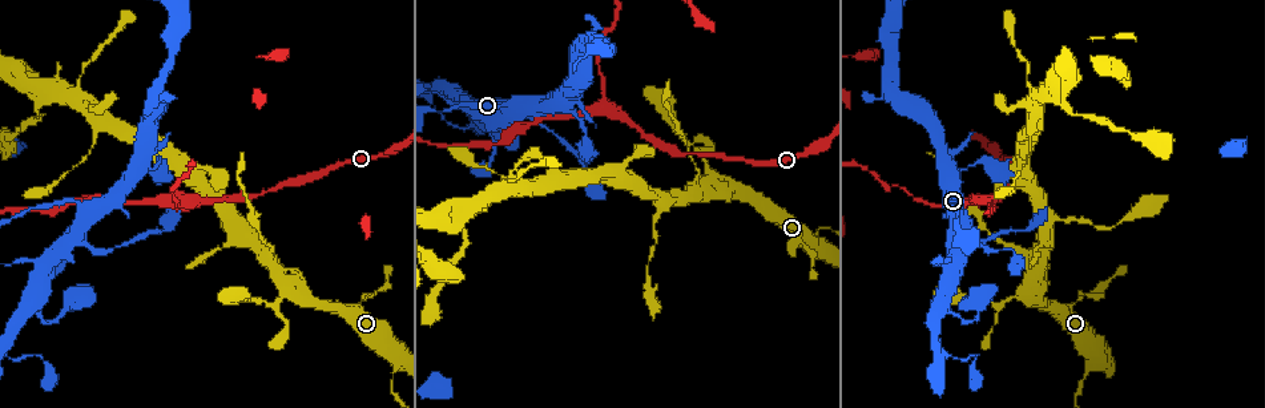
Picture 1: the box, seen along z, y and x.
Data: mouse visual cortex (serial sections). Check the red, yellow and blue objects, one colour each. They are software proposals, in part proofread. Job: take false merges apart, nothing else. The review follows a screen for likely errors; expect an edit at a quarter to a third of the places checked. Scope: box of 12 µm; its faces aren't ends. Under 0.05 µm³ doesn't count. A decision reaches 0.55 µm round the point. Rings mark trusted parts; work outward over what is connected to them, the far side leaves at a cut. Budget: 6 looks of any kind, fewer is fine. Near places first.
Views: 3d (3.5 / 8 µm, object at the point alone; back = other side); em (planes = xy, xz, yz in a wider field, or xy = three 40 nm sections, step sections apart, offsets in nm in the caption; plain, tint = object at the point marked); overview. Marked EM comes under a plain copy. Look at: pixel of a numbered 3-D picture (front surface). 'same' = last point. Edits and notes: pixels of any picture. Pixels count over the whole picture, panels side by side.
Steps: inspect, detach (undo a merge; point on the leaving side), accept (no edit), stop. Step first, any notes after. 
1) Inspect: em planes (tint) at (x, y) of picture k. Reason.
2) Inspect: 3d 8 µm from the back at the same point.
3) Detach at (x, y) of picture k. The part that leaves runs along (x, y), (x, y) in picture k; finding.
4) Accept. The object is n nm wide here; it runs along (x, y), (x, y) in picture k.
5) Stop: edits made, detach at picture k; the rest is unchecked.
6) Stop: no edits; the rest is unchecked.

Inspect: 3d 8 µm at (1004, 304) of picture 1. Abrupt turn.

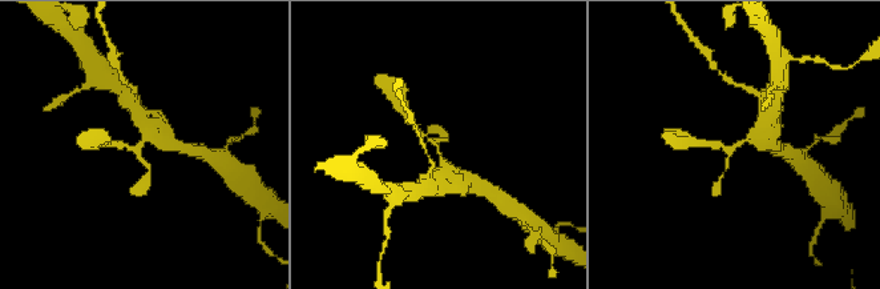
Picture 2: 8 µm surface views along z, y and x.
Inspect: 3d 3.5 µm at (139, 148) of picture 2.

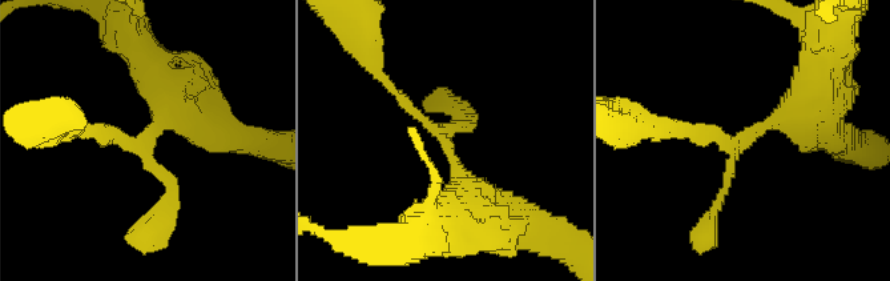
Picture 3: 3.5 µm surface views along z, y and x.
Inspect: em xy step 5 (tint) at (745, 135) of picture 3. Shape alone is not enough.

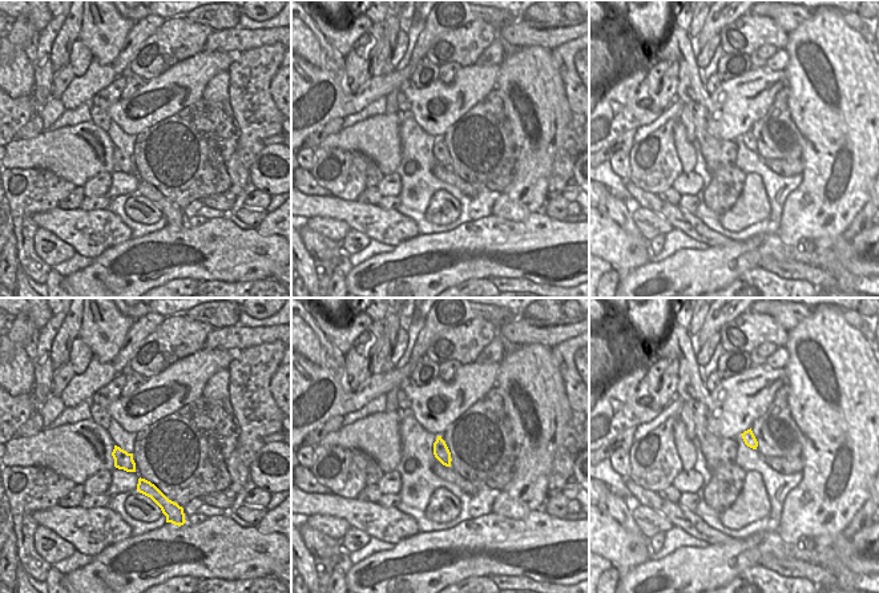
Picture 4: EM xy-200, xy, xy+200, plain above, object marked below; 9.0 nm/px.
Accept. The arms are 100, 150, 450 nm wide; it runs along (480, 220), (443, 139), (386, 80) in picture 3; continuous, no second cell.

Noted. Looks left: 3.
Inspect: 3d 3.5 µm at (660, 198) of picture 1. Two arms in line, one across.

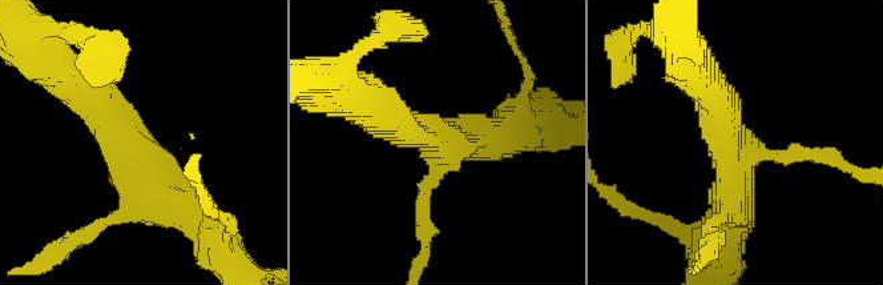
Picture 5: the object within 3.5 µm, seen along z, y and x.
Inspect: em xy step 5 (tint) at (735, 162) of picture 5. Need the tissue.

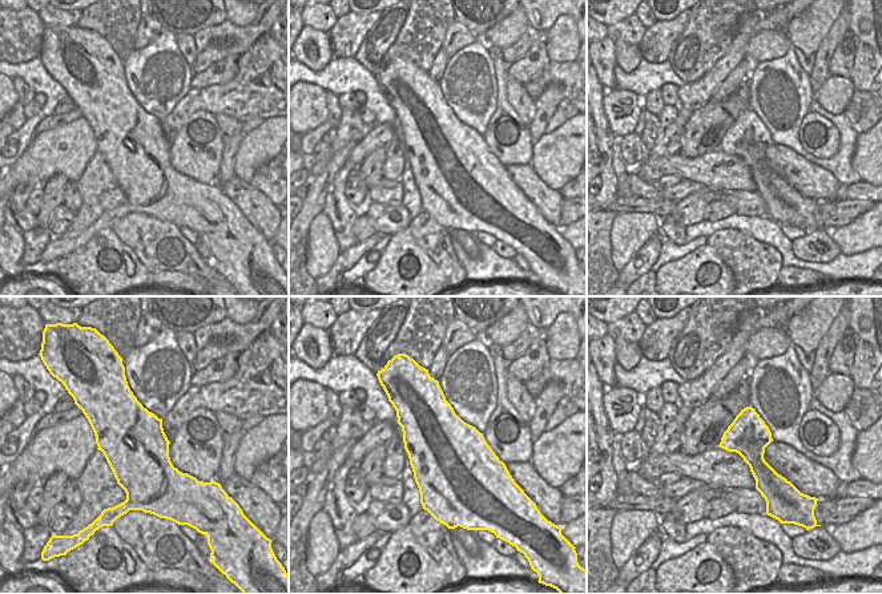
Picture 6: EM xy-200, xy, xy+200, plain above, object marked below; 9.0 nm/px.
Accept. All the same cell.

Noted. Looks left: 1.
Stop: no edits; the rest is unchecked.

